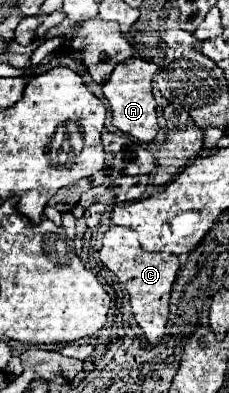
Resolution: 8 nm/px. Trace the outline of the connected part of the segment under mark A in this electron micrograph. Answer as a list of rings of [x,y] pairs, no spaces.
[[[127,58],[125,62],[119,62],[111,78],[103,84],[103,94],[109,100],[111,114],[113,114],[113,126],[141,142],[151,142],[159,130],[157,116],[155,116],[155,100],[151,94],[151,82],[157,70],[159,66],[149,60]]]

